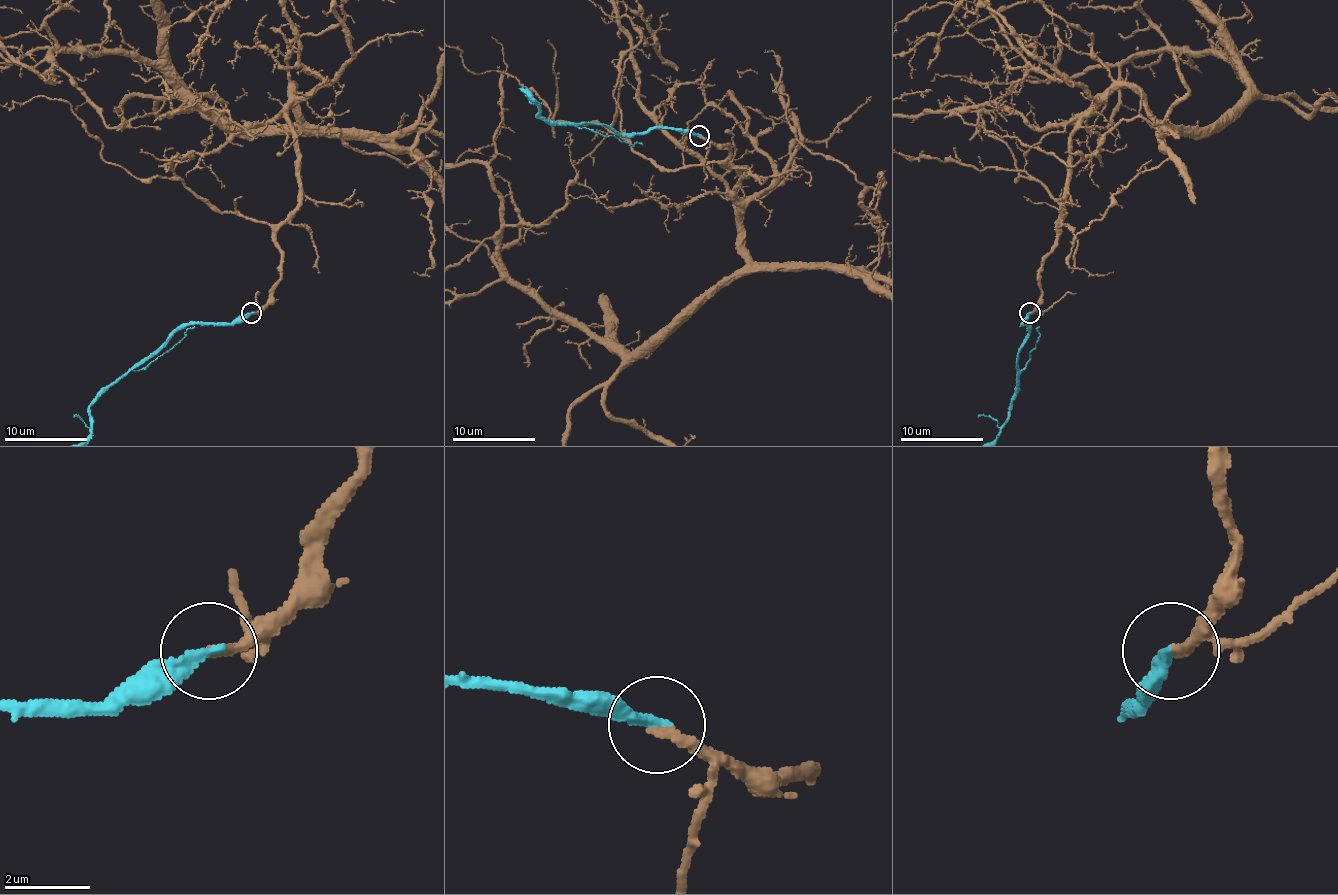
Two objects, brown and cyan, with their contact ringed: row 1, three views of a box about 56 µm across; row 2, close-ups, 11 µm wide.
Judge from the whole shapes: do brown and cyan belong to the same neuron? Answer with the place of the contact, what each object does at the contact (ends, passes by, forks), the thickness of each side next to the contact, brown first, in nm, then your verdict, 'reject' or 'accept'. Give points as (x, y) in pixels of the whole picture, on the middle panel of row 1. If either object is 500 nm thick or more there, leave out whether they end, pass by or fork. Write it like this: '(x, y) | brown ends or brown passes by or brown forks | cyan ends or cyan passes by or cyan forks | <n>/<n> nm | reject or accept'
(699, 135) | brown ends | cyan ends | 240/280 nm | accept

